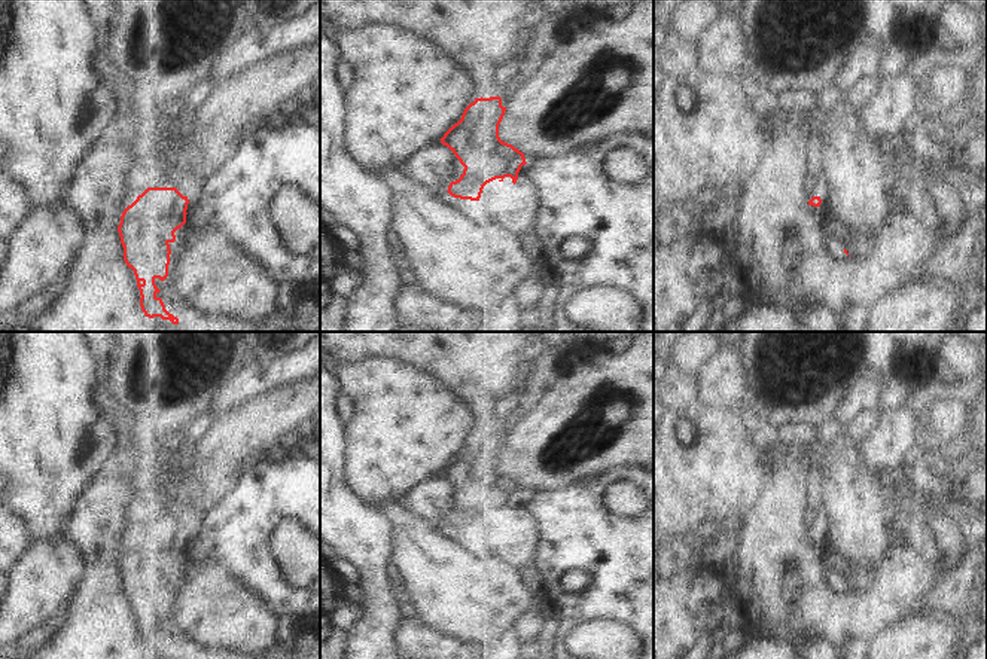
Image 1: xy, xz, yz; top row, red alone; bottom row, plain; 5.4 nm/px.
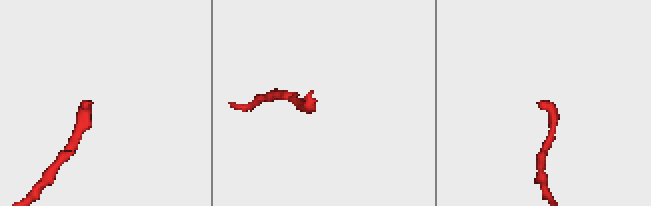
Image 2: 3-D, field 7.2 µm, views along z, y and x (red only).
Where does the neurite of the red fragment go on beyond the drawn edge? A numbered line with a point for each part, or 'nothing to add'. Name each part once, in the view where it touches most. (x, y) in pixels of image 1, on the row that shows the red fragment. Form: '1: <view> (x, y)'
1: xy (237, 109)

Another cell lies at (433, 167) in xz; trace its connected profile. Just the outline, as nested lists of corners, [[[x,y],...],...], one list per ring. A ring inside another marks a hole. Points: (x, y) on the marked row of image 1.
[[[436,141],[414,152],[405,162],[399,164],[414,184],[447,192],[451,181],[463,174],[464,167],[453,150]]]

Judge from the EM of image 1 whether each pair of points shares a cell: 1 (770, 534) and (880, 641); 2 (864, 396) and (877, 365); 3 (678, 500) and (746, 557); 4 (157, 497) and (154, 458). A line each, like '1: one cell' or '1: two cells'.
1: two cells
2: two cells
3: two cells
4: one cell

